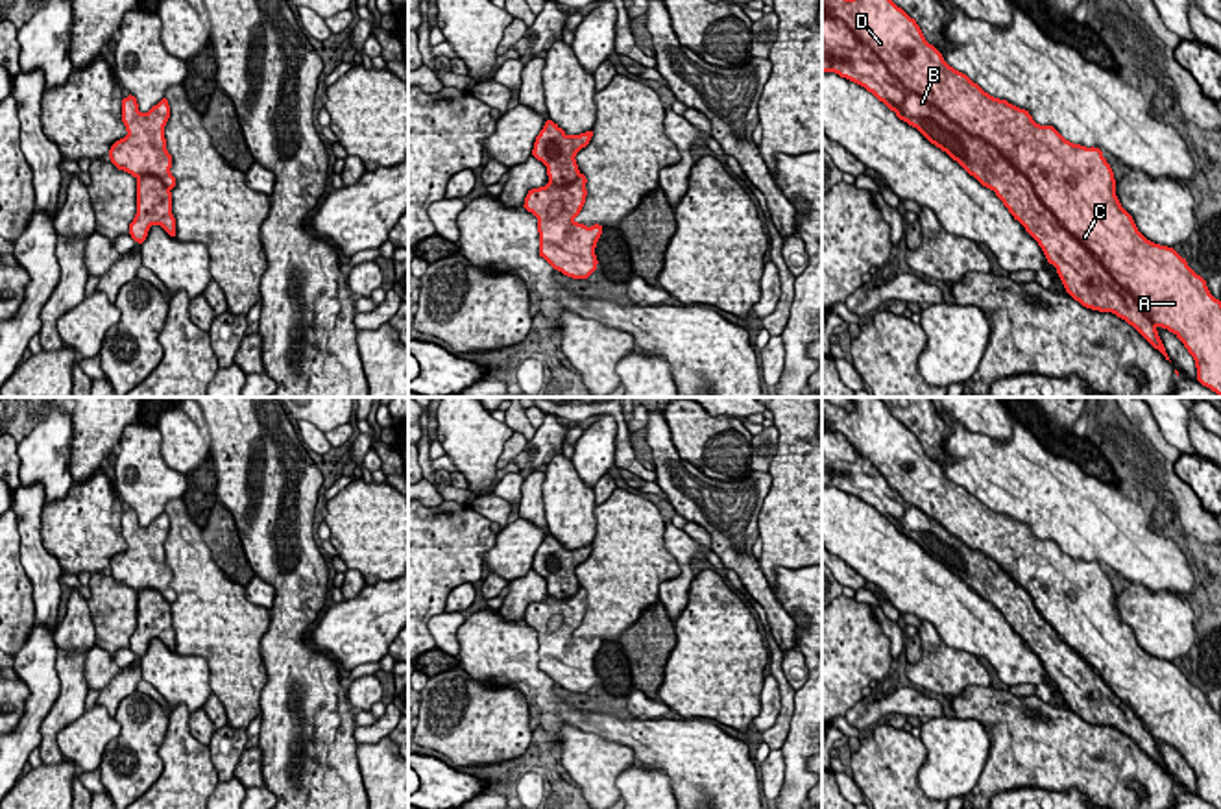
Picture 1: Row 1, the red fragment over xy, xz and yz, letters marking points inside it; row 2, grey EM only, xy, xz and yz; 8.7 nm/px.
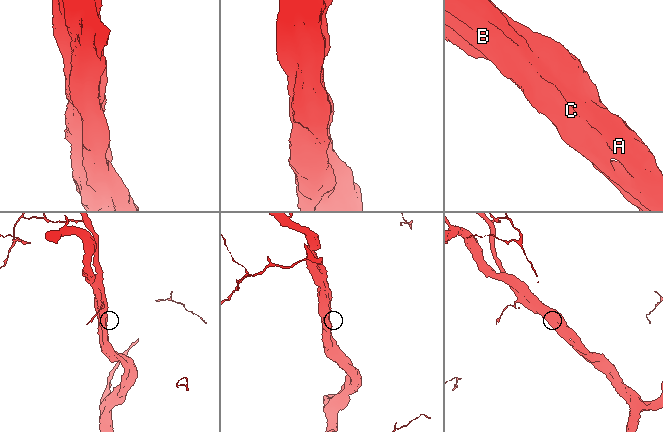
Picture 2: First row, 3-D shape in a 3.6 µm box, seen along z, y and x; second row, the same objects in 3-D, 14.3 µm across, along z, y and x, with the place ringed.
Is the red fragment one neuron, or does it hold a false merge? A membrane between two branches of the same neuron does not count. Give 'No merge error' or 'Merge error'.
No merge error

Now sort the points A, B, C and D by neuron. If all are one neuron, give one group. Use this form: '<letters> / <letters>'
A B C D

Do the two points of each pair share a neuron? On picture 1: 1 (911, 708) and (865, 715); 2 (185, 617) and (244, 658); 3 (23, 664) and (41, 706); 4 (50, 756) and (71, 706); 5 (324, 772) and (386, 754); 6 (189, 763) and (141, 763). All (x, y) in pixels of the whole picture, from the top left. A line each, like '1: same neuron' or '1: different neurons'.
1: same neuron
2: same neuron
3: same neuron
4: same neuron
5: different neurons
6: different neurons

